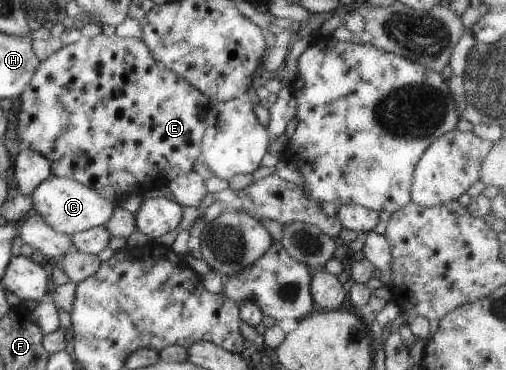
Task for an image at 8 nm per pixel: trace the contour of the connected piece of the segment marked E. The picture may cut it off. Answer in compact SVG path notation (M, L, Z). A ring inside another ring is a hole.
M99 33L93 37L79 37L77 42L63 45L58 51L52 52L47 58L39 61L33 76L20 92L19 109L17 112L16 133L20 142L20 149L31 149L43 155L49 163L51 175L65 177L69 180L91 187L99 196L113 202L115 206L125 197L143 198L147 192L154 192L168 180L176 176L187 174L193 168L193 162L200 160L200 142L205 130L205 115L210 105L206 96L192 87L184 78L172 70L159 64L142 39L136 37L107 36Z

